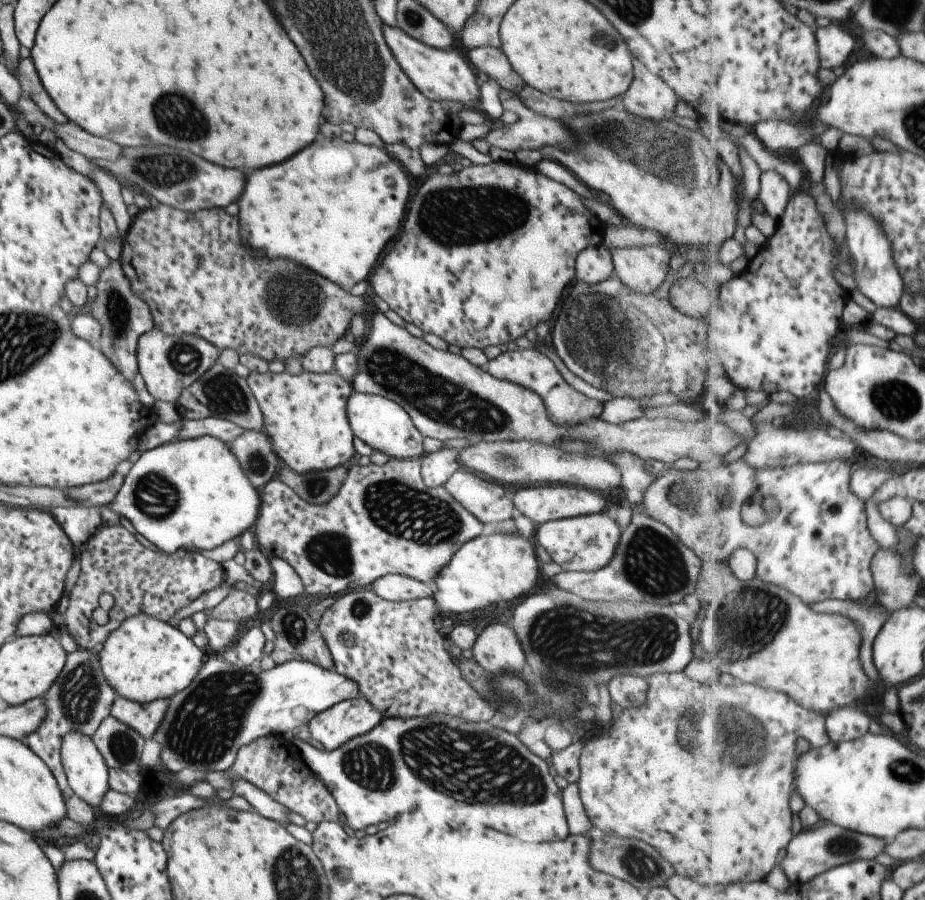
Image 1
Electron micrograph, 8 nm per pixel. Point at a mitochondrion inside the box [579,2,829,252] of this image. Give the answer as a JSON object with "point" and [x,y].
{"point":[605,43]}

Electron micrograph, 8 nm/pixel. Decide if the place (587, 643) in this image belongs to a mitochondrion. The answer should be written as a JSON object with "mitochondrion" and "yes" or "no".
{"mitochondrion":"yes"}

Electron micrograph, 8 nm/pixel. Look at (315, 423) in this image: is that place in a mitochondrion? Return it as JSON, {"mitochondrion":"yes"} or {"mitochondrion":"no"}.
{"mitochondrion":"no"}

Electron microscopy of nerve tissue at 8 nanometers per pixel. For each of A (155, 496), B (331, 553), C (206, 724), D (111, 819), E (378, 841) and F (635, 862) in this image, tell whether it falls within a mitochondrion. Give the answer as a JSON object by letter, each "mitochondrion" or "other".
{"A":"mitochondrion","B":"mitochondrion","C":"mitochondrion","D":"other","E":"other","F":"mitochondrion"}

